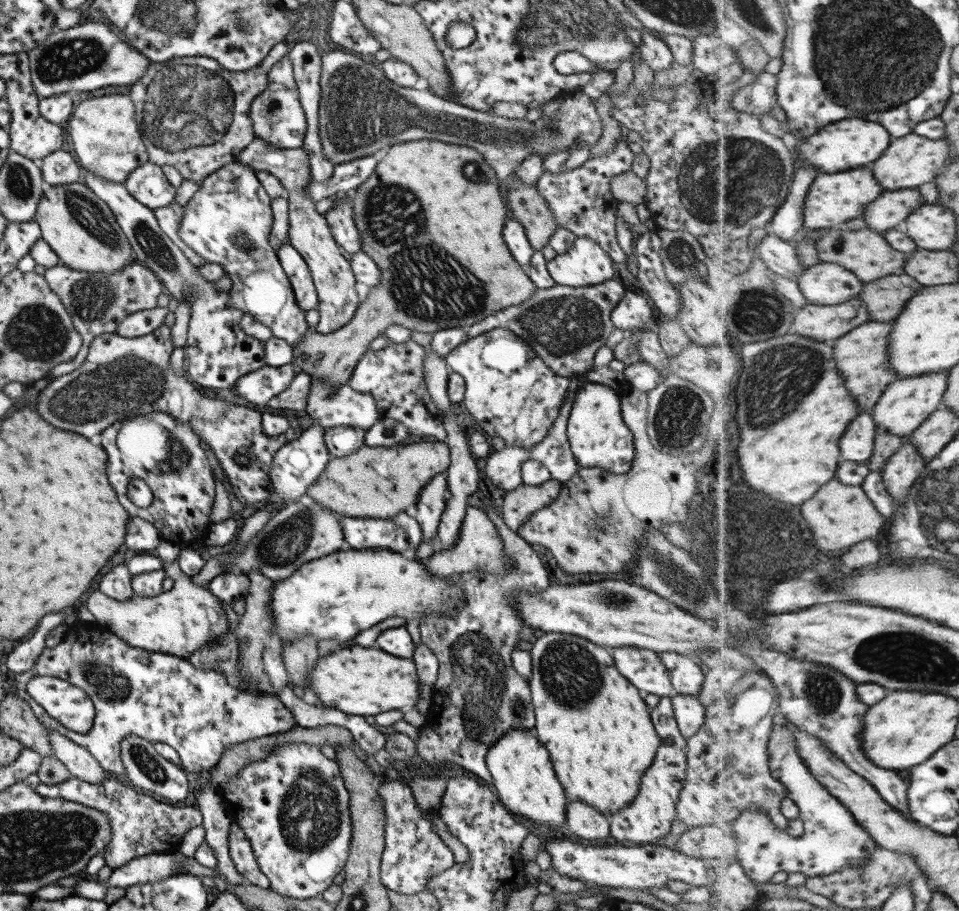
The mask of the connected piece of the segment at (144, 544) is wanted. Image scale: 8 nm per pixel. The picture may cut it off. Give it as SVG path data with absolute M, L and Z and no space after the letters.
M137 516L129 518L125 527L125 546L129 554L149 553L159 544L159 531L150 522Z

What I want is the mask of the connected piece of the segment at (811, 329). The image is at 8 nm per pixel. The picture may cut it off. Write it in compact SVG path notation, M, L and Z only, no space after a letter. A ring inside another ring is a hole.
M860 296L852 301L834 306L807 304L796 310L791 332L811 337L819 342L834 342L838 338L869 322L868 308Z

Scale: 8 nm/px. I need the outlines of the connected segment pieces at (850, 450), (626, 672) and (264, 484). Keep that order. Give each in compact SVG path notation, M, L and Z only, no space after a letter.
M870 411L857 415L856 420L841 437L843 460L867 463L875 453L877 426Z
M634 646L609 648L617 672L643 694L671 696L669 674L661 664L659 653Z
M163 323L147 334L136 337L123 337L117 333L97 335L91 341L87 356L77 370L59 376L40 390L35 410L45 422L49 422L49 426L53 426L57 430L79 434L87 439L101 433L106 426L117 421L123 422L129 417L152 412L168 413L175 422L189 426L195 432L195 436L199 438L201 446L209 448L213 452L215 460L219 462L219 468L225 474L223 477L229 484L229 492L237 498L239 504L246 507L267 502L271 496L269 493L271 483L269 483L267 474L270 472L271 460L275 451L287 443L285 436L281 434L272 438L262 431L260 422L262 412L225 402L214 395L208 396L193 388L186 377L173 374L168 368L169 355L173 349L170 328Z

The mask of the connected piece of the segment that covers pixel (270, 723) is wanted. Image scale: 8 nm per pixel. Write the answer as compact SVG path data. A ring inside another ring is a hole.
M77 620L77 622L75 624L67 622L69 628L61 642L55 646L41 649L43 653L35 658L33 668L14 673L13 684L15 684L17 696L28 702L32 713L45 729L53 730L77 746L85 748L108 775L113 777L125 775L119 744L130 735L137 736L151 744L167 744L180 757L180 766L187 772L208 773L217 764L221 754L233 744L286 732L296 727L290 711L281 704L278 696L271 695L271 693L267 693L267 695L265 693L263 695L247 693L247 691L239 689L236 683L227 682L227 676L223 672L217 672L213 668L197 669L183 657L129 646L102 626L83 620ZM35 676L60 678L69 682L71 686L81 688L87 694L94 706L95 719L87 733L78 734L67 730L50 718L45 710L33 698L30 698L26 692L25 683Z

